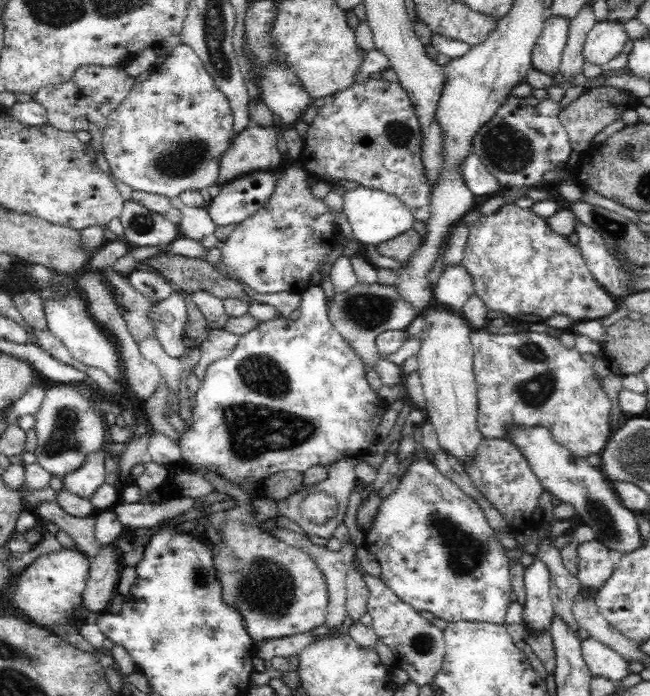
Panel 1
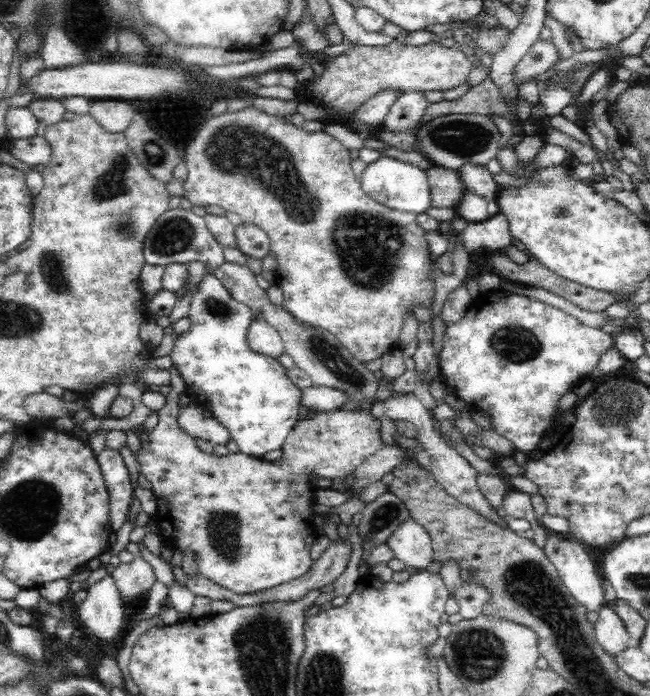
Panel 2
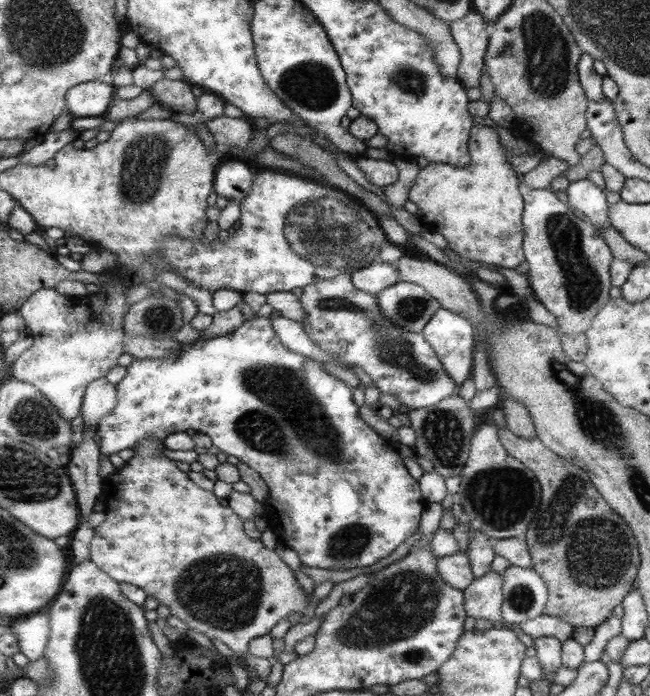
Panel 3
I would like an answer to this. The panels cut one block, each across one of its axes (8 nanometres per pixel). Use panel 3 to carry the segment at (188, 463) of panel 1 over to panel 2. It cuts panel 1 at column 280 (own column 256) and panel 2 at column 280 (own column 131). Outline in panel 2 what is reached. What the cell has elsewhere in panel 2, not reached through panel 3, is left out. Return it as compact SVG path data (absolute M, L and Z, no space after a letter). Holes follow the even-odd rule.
M212 273L208 276L204 274L201 285L191 300L188 317L191 326L176 336L168 358L183 379L189 396L197 405L210 410L216 420L228 428L241 454L262 459L266 453L281 449L284 439L299 420L302 389L292 382L286 367L278 359L250 348L247 332L255 318L254 311L249 306L236 302Z

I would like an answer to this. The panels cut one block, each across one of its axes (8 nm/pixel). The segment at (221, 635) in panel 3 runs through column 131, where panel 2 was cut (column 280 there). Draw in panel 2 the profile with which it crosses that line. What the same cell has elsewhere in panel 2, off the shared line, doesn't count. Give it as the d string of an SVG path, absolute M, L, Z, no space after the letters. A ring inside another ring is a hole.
M171 366L169 371L172 391L166 397L166 404L157 412L159 421L150 431L148 440L140 443L138 452L134 453L140 475L152 487L156 501L153 518L159 528L162 544L173 550L178 562L186 552L191 552L201 576L236 594L252 594L301 578L314 564L310 554L319 537L313 523L317 514L315 505L318 504L315 477L332 481L339 477L346 478L365 462L365 458L376 455L384 446L380 432L381 419L372 415L370 410L342 407L308 414L294 424L291 433L284 439L282 456L271 462L263 458L256 460L256 457L240 452L227 456L216 456L213 452L206 454L178 425L178 394L187 390L176 369Z

